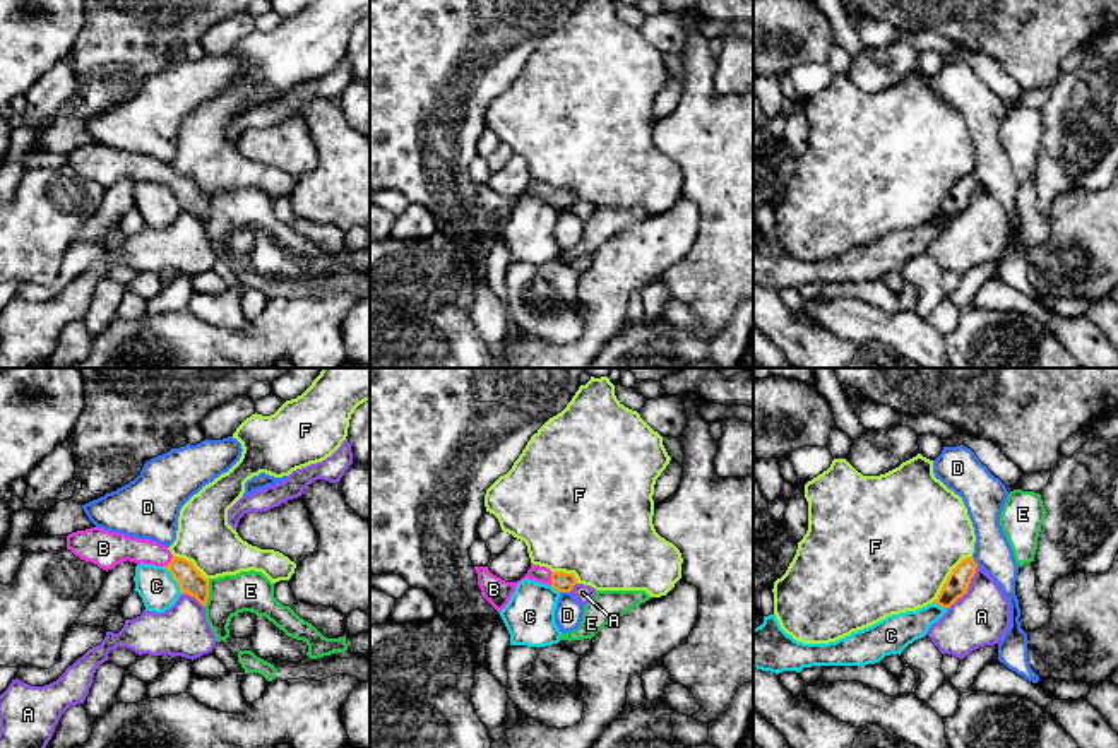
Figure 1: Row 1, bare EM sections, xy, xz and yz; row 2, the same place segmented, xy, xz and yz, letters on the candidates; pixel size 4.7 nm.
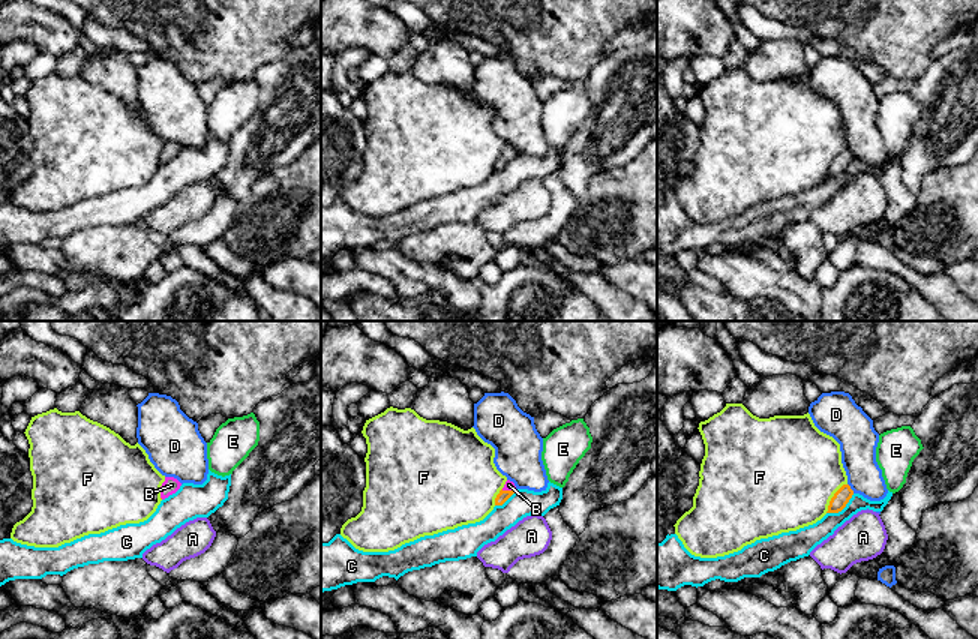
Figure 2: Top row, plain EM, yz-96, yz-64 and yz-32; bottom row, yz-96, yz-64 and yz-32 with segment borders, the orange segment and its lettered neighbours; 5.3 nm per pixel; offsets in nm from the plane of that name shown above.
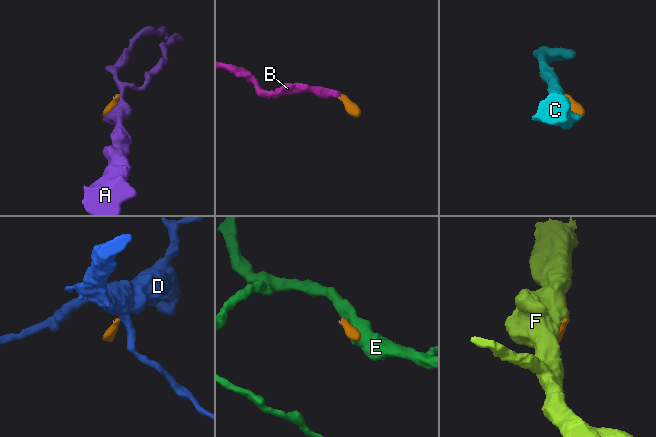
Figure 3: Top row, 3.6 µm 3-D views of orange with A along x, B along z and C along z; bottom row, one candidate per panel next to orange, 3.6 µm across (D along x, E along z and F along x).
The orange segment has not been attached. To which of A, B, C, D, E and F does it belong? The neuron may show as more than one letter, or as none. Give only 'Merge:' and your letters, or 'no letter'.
Merge: B

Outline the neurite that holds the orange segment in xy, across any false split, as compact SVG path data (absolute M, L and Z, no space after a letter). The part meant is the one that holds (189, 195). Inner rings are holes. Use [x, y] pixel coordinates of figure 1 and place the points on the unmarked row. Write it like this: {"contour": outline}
{"contour": "M91 144L68 151L67 166L106 188L127 176L137 181L164 183L176 197L181 211L195 214L202 223L207 221L209 195L192 178L173 173L166 163L156 157Z"}

